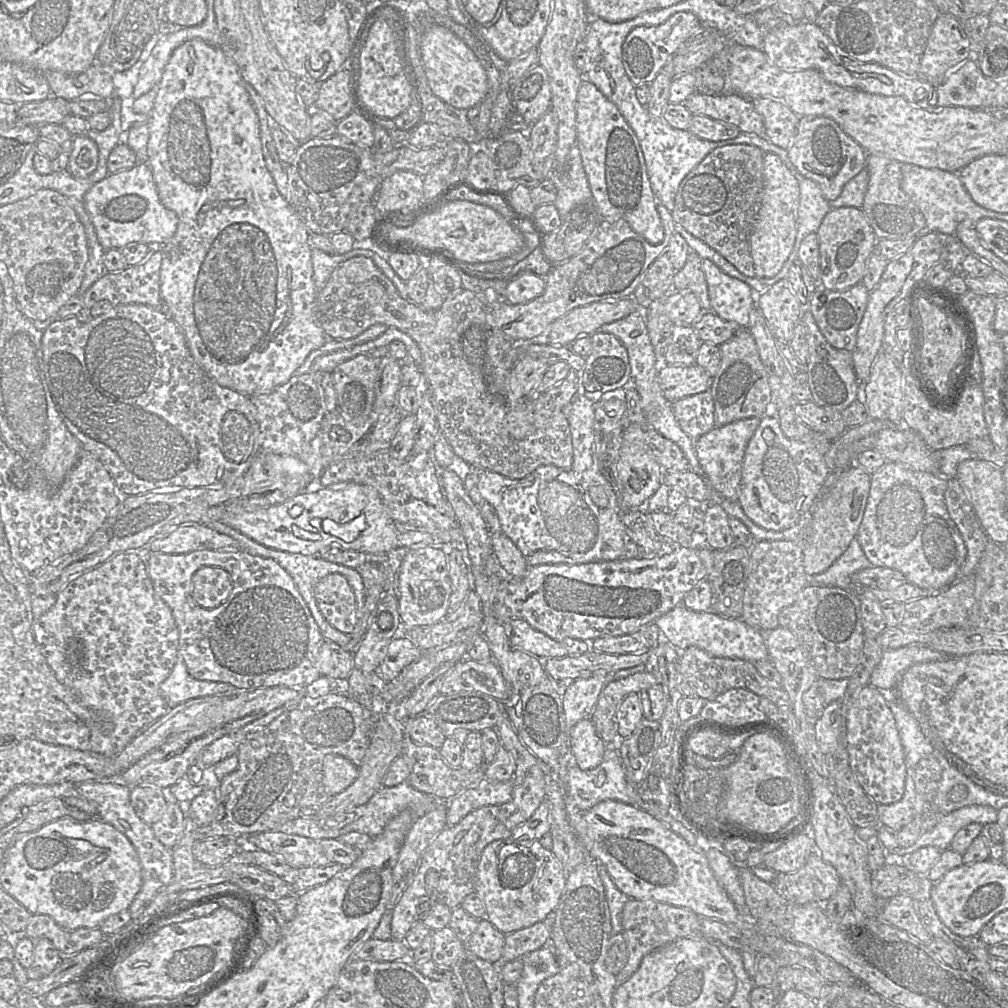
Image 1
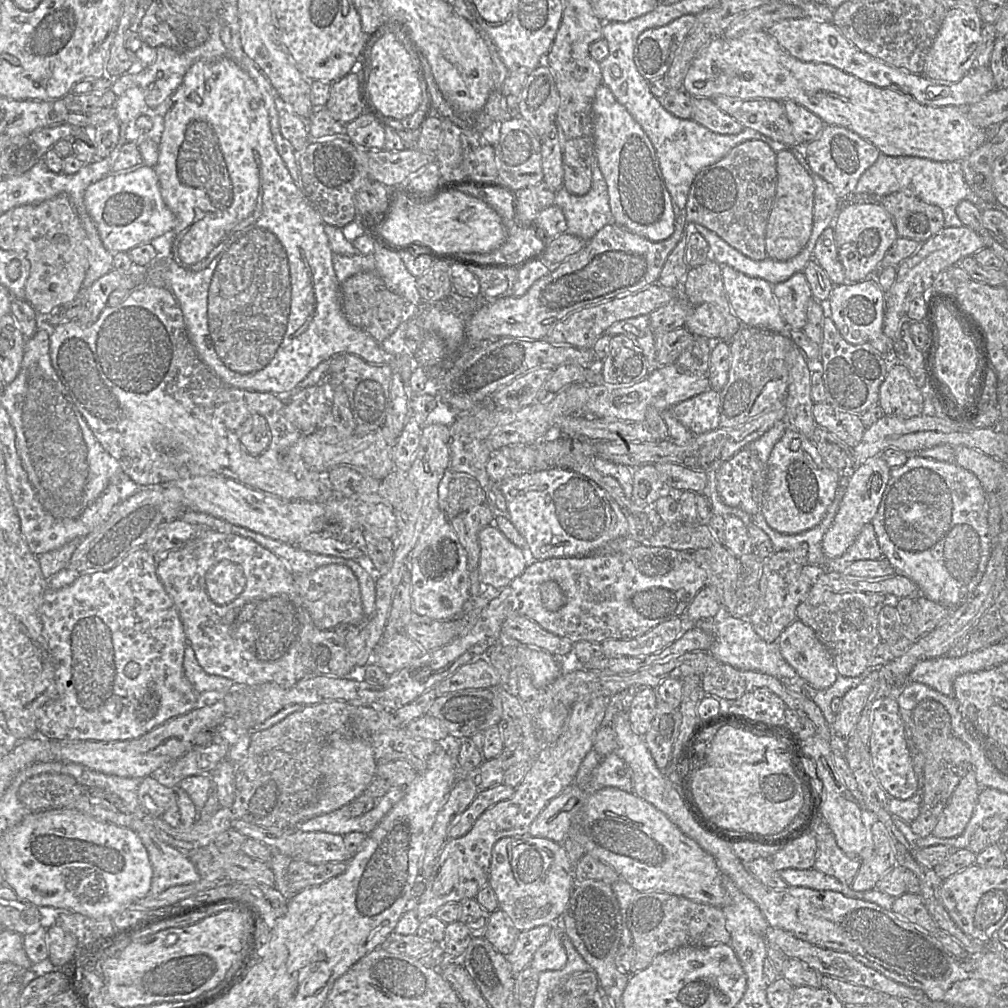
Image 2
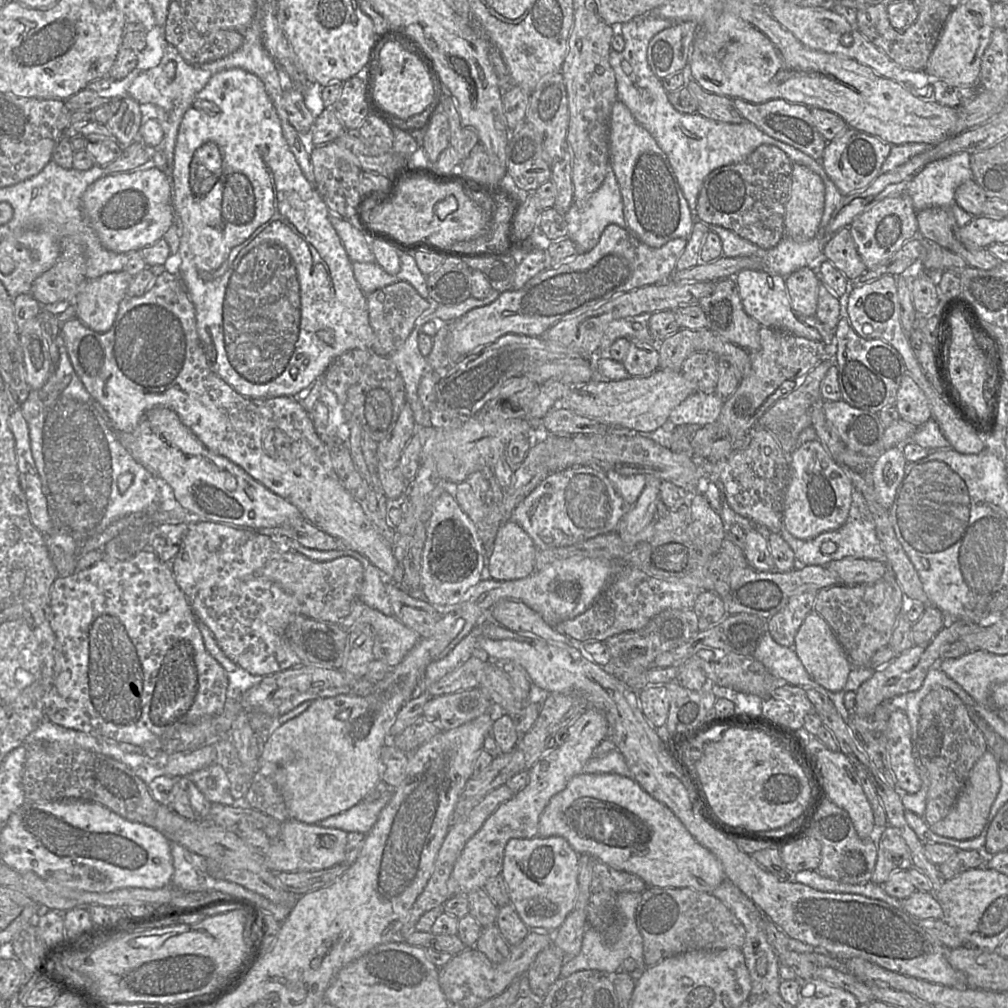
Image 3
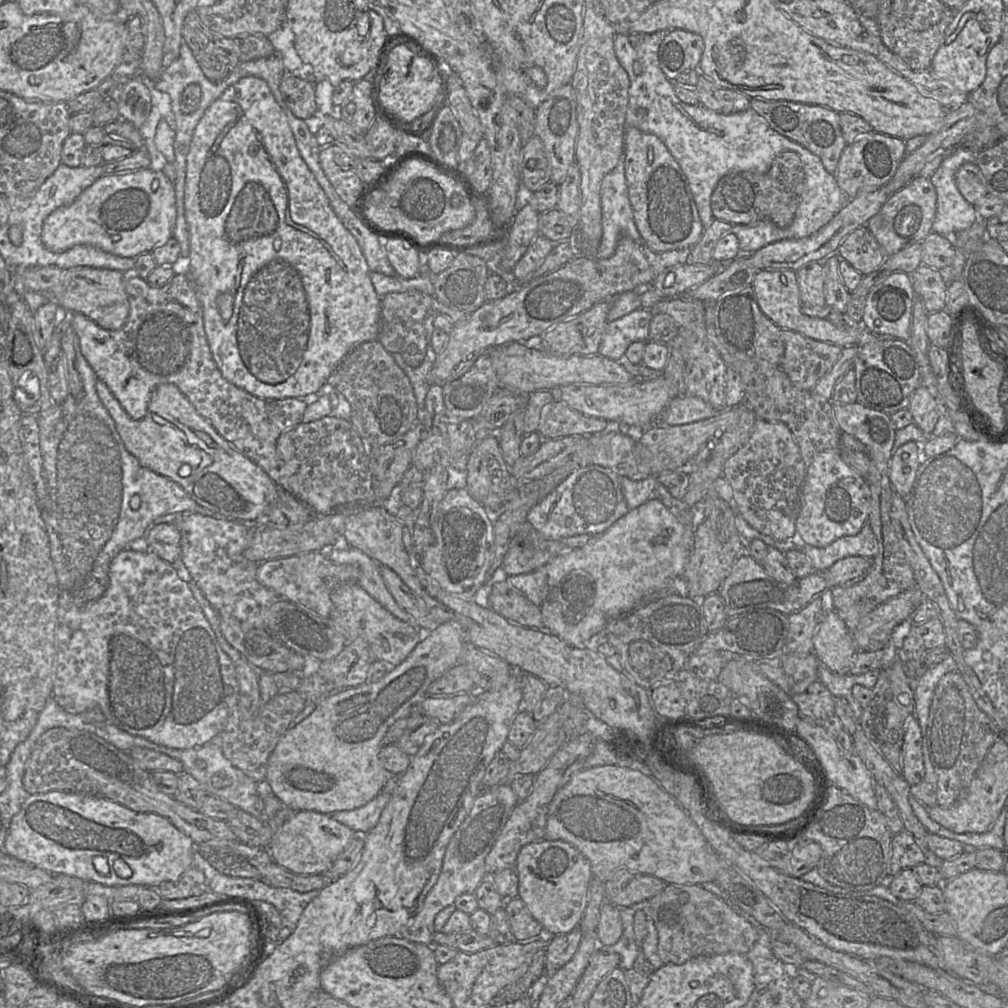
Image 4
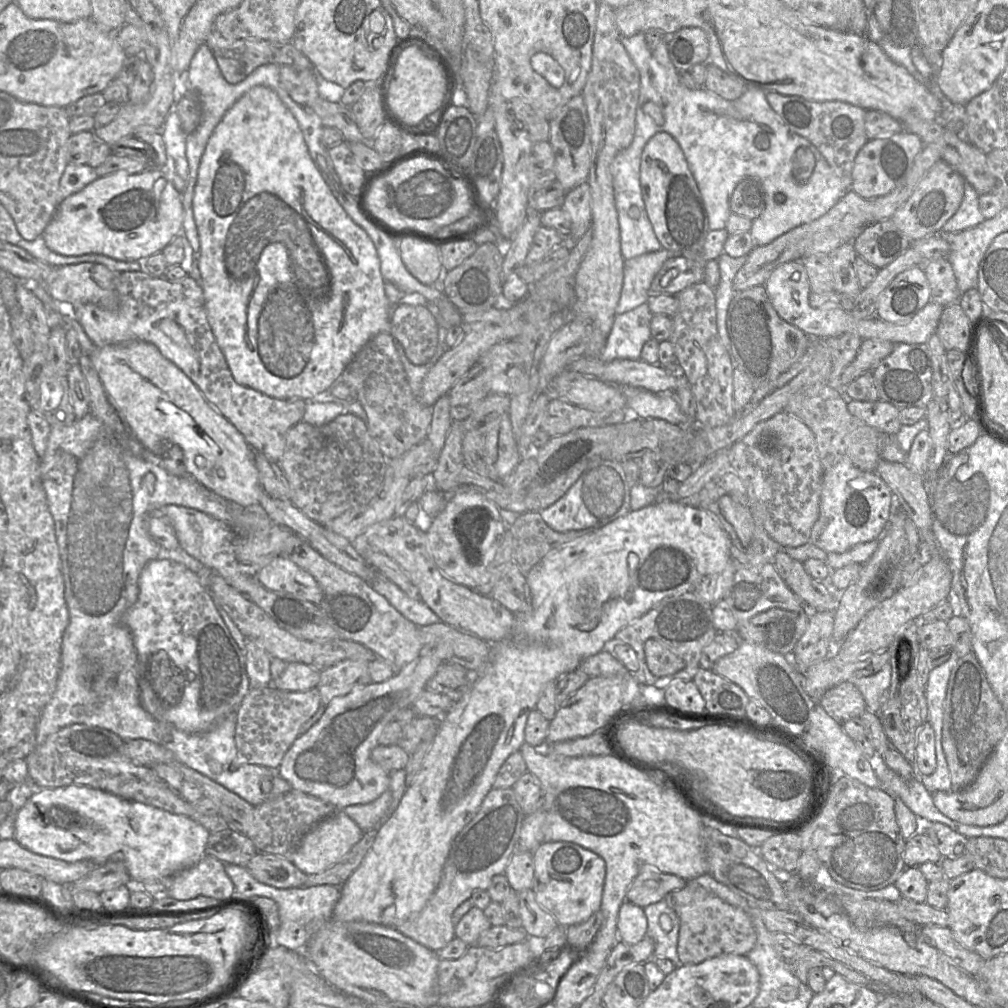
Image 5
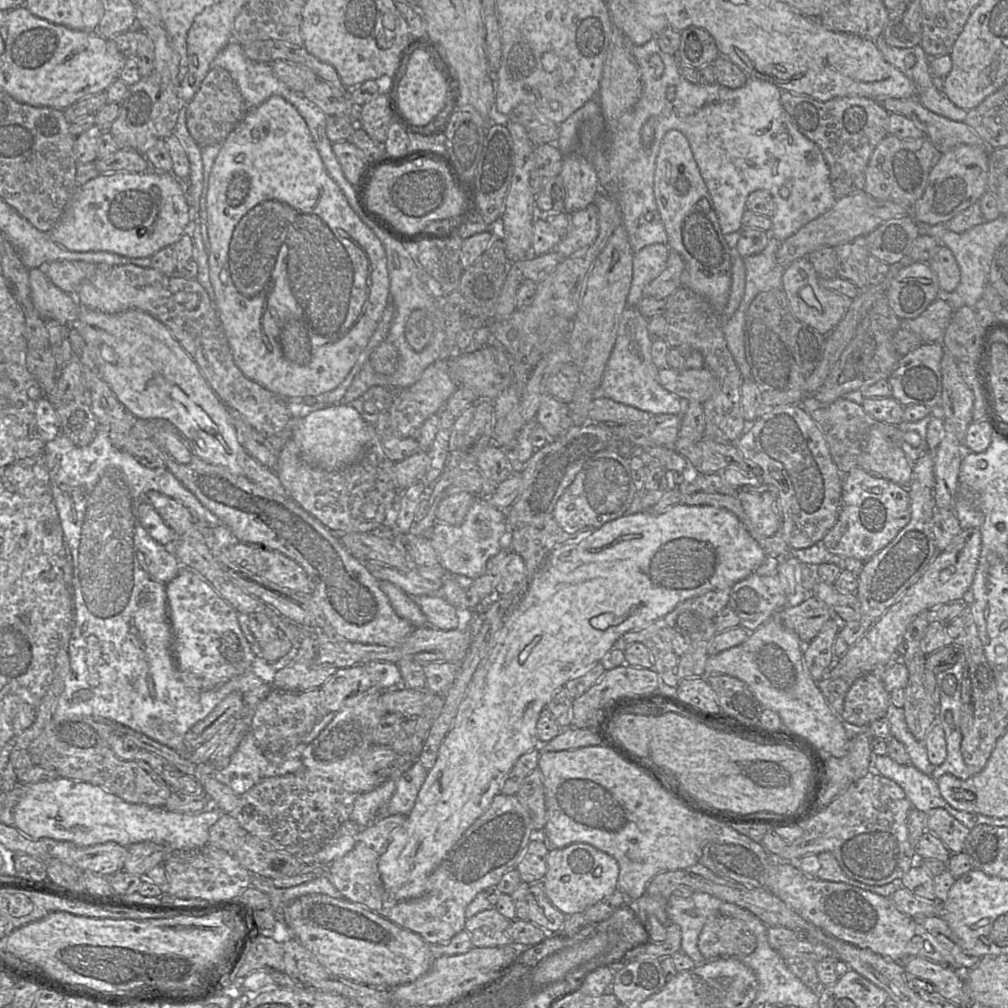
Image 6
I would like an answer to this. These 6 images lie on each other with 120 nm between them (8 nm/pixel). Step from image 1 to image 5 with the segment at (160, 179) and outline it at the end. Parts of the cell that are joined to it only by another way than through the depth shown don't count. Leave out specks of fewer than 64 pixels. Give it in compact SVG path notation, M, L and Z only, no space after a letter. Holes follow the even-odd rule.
M261 85L251 88L217 124L200 160L192 208L200 242L198 267L208 321L237 383L273 398L312 398L330 387L371 338L389 332L391 304L385 294L376 248L332 194L309 154L297 120L272 89Z

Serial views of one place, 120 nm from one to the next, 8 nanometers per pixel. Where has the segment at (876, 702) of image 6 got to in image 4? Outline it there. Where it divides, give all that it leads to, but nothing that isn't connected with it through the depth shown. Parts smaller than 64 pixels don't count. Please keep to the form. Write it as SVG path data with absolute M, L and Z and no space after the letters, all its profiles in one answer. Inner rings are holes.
M819 680L800 694L790 696L805 719L820 723L834 715L835 697Z

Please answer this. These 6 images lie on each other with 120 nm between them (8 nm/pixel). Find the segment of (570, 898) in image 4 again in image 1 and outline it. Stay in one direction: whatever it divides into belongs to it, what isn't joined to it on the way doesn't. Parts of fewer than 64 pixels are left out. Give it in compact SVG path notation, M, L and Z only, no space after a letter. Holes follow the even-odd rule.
M495 840L481 854L474 891L485 905L485 918L507 935L552 914L565 888L567 875L552 851L539 840Z

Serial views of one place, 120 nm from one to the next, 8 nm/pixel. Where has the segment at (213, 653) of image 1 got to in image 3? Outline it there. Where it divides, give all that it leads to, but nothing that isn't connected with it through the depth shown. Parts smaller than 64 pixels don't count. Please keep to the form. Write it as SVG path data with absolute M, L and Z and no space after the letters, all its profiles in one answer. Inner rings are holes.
M200 521L189 524L178 553L169 564L197 622L208 627L226 657L248 673L263 677L303 665L285 637L291 617L300 614L300 604L262 574L269 558L278 551L272 539L258 530Z

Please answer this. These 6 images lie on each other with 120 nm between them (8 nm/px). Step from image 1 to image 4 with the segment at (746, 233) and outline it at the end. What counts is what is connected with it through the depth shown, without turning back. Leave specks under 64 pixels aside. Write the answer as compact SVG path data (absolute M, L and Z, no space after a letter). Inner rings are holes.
M793 151L780 153L765 173L735 170L725 174L716 184L711 195L711 211L714 219L731 225L751 224L770 220L778 227L787 227L799 205L804 185L804 168L800 157Z

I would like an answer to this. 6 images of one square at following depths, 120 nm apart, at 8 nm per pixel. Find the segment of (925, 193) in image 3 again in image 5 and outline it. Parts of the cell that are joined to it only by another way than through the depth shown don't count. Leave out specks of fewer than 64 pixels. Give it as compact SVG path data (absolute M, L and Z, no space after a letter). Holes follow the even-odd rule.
M965 184L964 196L957 212L943 225L943 232L961 232L975 227L985 220L979 211L979 195L969 184Z

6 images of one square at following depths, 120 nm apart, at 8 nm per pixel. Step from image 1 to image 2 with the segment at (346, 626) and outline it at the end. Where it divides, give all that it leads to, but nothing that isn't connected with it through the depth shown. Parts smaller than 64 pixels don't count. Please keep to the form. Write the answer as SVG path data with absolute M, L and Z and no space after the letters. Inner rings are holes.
M339 564L322 566L306 574L294 575L294 583L315 627L334 630L339 626L355 626L365 619L359 582L349 567Z

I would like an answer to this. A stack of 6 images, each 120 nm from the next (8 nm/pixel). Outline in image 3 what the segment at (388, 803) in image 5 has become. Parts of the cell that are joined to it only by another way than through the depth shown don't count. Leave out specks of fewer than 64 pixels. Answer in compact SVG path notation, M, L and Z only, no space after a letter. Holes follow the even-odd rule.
M388 789L379 799L373 802L361 801L348 810L323 819L318 825L326 828L337 828L347 833L359 832L366 835L373 827L381 810L389 803L393 789Z

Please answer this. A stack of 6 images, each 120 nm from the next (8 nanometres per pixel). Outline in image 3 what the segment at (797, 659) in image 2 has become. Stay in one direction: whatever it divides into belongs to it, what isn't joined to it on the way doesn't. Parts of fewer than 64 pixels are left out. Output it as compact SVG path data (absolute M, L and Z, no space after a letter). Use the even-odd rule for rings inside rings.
M811 611L796 633L793 650L808 674L831 692L841 690L852 670L849 659L828 623L816 612Z

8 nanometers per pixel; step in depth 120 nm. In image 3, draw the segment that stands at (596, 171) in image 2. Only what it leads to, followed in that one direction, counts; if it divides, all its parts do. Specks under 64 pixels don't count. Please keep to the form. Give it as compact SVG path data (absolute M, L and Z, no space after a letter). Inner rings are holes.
M608 165L607 173L601 185L585 201L573 202L563 217L567 223L567 237L575 244L577 253L585 253L593 249L603 230L609 224L616 224L629 230L623 213L619 184L610 165Z

